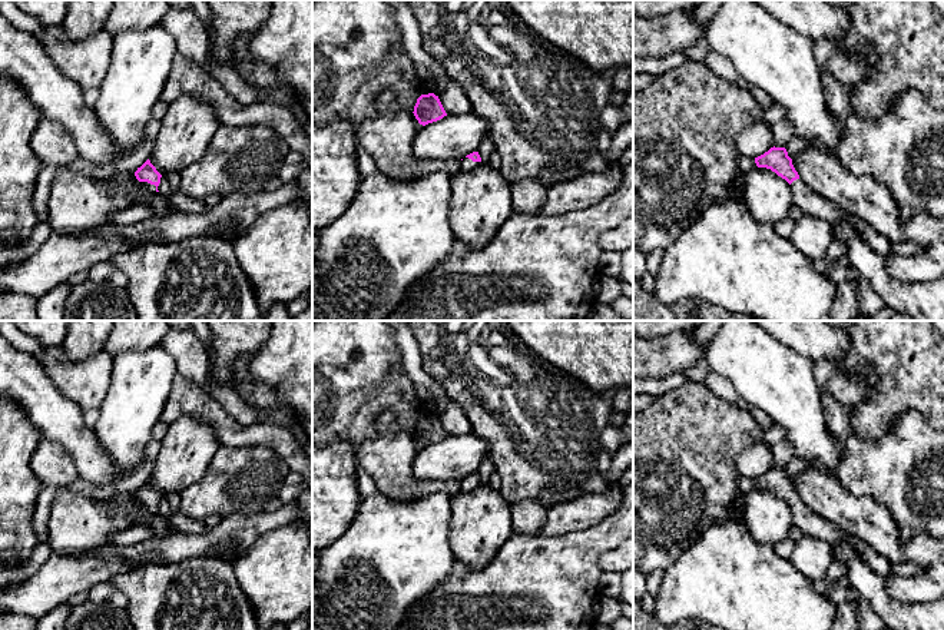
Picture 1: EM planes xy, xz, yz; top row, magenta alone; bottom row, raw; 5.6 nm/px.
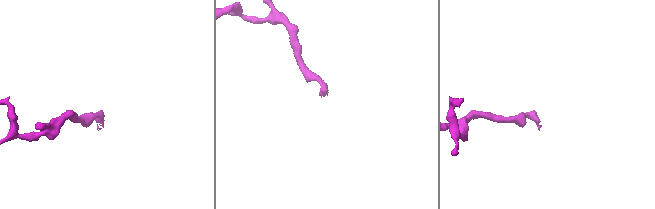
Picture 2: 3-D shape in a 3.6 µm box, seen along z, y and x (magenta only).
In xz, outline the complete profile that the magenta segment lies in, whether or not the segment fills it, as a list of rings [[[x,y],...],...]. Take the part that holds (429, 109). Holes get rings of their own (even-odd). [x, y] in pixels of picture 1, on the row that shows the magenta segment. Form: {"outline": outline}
{"outline": [[[434,93],[421,94],[417,99],[413,113],[418,123],[423,126],[437,122],[447,116],[438,96],[435,96]]]}

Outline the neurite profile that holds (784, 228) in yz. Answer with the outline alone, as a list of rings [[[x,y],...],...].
[[[785,218],[775,223],[775,231],[779,236],[789,239],[792,235],[792,231],[795,228],[795,220],[791,218]]]

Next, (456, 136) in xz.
[[[473,112],[447,115],[421,127],[413,142],[413,153],[418,159],[456,158],[464,159],[477,152],[488,125]]]

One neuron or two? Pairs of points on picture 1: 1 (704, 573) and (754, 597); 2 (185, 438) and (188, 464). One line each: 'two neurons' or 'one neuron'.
1: one neuron
2: one neuron

